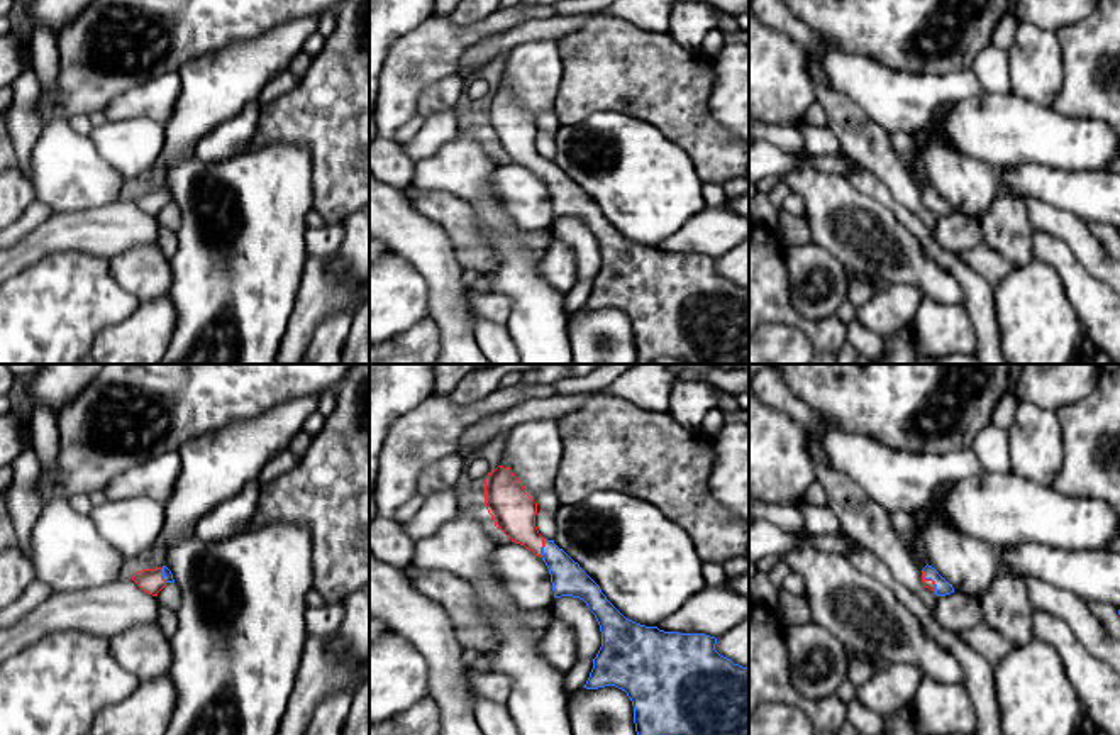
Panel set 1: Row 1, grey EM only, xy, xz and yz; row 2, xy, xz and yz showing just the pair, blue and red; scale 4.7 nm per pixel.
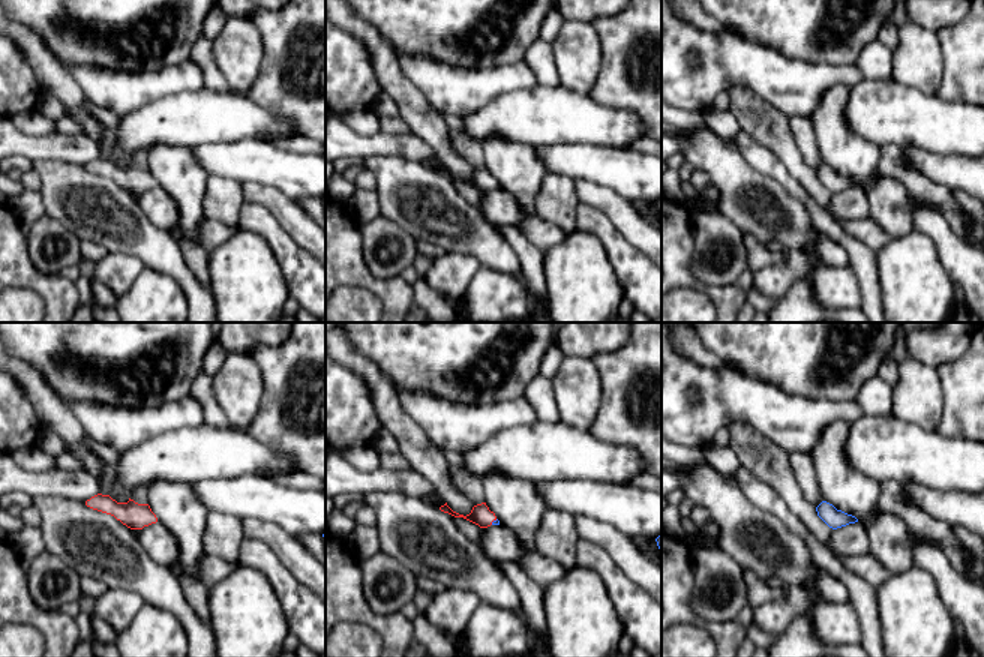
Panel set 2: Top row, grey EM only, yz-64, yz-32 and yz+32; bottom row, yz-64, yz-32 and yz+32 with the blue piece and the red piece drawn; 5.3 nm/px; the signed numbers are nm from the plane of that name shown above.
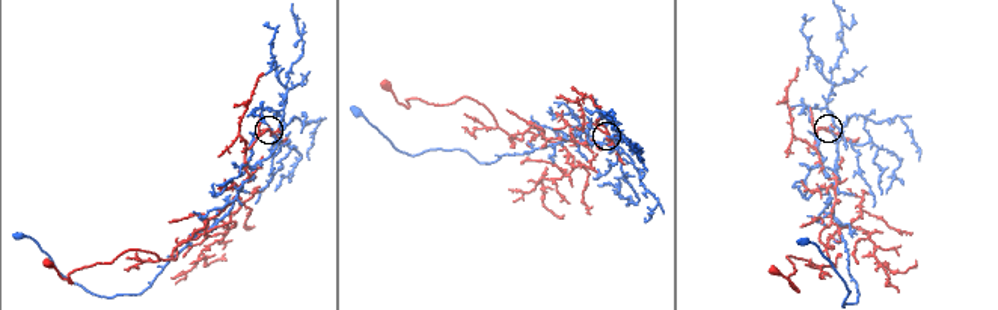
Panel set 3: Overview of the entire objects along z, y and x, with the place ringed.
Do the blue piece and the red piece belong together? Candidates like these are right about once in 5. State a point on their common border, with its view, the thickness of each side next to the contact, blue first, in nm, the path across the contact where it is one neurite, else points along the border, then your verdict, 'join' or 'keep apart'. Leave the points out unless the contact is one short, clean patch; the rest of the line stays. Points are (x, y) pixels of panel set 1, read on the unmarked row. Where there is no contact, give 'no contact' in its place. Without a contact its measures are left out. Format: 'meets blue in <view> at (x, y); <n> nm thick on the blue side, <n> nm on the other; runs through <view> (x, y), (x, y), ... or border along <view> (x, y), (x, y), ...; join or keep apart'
meets blue in xz at (543, 168); 160 nm thick on the blue side, 220 nm on the other; keep apart

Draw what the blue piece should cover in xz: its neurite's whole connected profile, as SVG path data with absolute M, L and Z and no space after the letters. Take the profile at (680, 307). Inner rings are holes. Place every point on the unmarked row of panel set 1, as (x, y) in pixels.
M544 159L541 178L549 190L554 218L579 218L595 235L602 268L583 308L615 307L627 313L634 327L635 364L654 364L659 357L686 364L749 364L749 290L720 276L715 257L664 252L625 239L554 161Z

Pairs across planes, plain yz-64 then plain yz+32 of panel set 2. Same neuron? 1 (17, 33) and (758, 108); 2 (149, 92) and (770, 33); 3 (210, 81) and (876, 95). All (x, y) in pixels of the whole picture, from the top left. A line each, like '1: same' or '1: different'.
1: same
2: different
3: different

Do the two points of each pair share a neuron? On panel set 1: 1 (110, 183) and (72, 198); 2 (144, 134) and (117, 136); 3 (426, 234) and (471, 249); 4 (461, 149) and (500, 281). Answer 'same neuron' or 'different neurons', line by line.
1: same neuron
2: same neuron
3: different neurons
4: same neuron

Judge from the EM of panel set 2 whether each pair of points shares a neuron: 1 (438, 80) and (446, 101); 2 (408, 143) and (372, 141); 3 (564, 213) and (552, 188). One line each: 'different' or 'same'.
1: same
2: same
3: same

